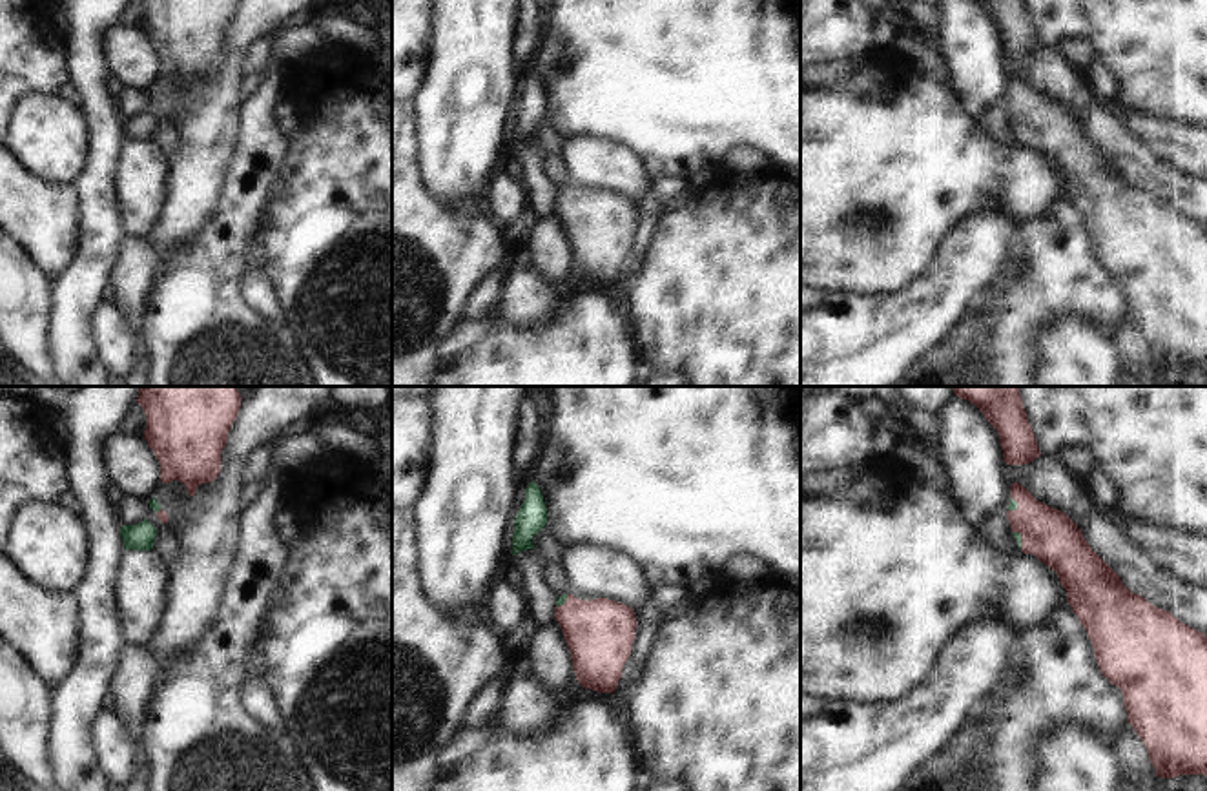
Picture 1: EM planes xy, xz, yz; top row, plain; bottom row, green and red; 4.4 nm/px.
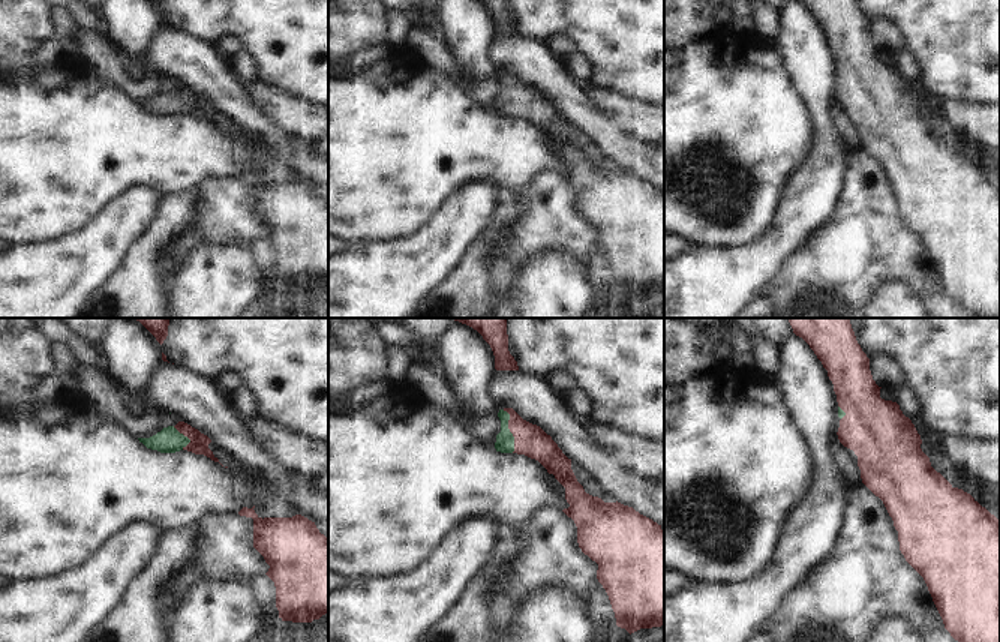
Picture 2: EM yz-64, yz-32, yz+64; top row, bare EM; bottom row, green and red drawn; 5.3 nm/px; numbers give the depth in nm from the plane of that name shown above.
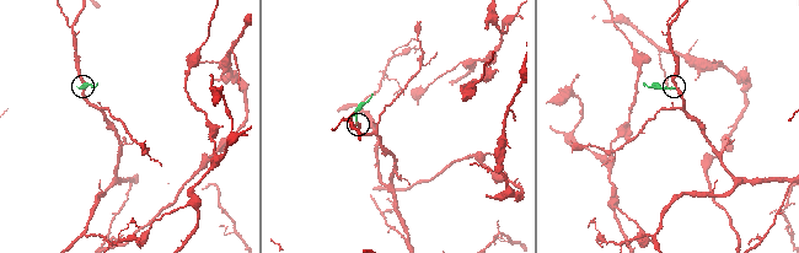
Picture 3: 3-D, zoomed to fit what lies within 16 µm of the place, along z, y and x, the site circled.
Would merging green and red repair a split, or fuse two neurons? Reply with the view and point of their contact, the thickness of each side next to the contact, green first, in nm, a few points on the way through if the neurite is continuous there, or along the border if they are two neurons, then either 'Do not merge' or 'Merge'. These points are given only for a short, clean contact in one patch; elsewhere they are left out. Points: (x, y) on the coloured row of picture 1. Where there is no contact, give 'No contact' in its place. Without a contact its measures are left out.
Touches green at yz (1020, 538). Thickness 30 nm (green) against 220 nm. Path across: yz (1016, 534), (1020, 538), (1047, 533). Merge.

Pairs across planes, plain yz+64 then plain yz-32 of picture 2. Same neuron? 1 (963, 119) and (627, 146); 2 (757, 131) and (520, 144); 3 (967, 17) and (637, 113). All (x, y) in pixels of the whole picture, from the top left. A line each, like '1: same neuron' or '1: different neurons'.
1: different neurons
2: same neuron
3: different neurons

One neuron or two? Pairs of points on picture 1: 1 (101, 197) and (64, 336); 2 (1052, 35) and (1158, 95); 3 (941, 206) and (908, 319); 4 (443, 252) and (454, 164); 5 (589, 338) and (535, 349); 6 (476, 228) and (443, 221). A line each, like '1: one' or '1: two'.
1: one
2: one
3: two
4: two
5: one
6: one

